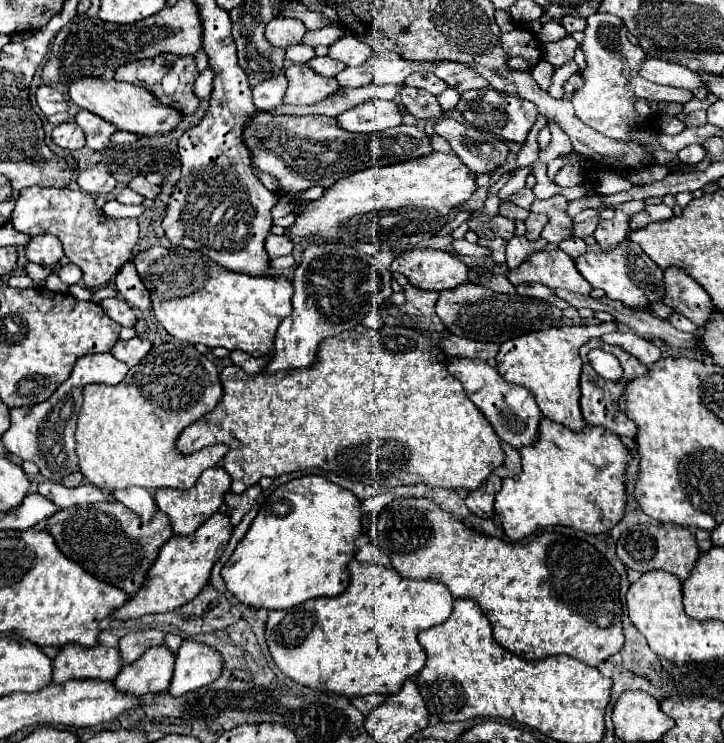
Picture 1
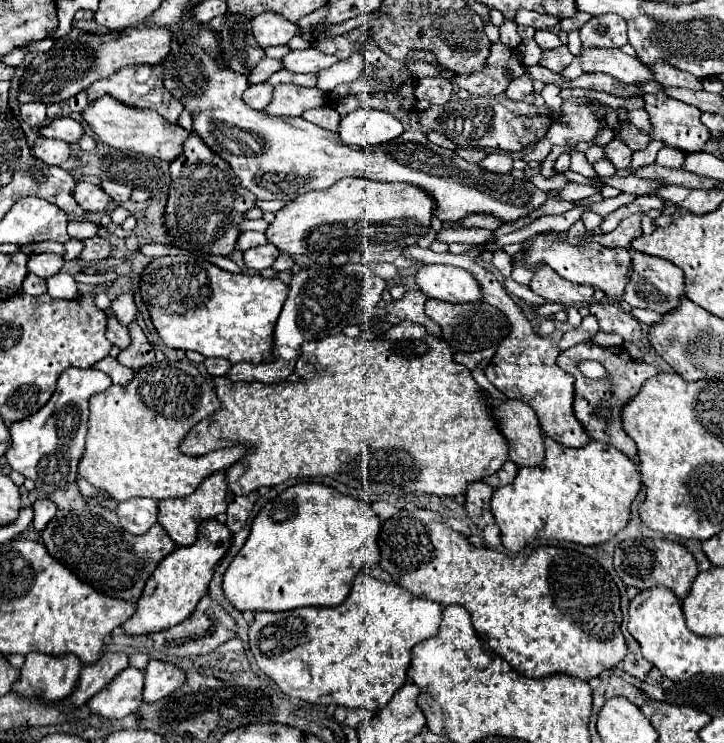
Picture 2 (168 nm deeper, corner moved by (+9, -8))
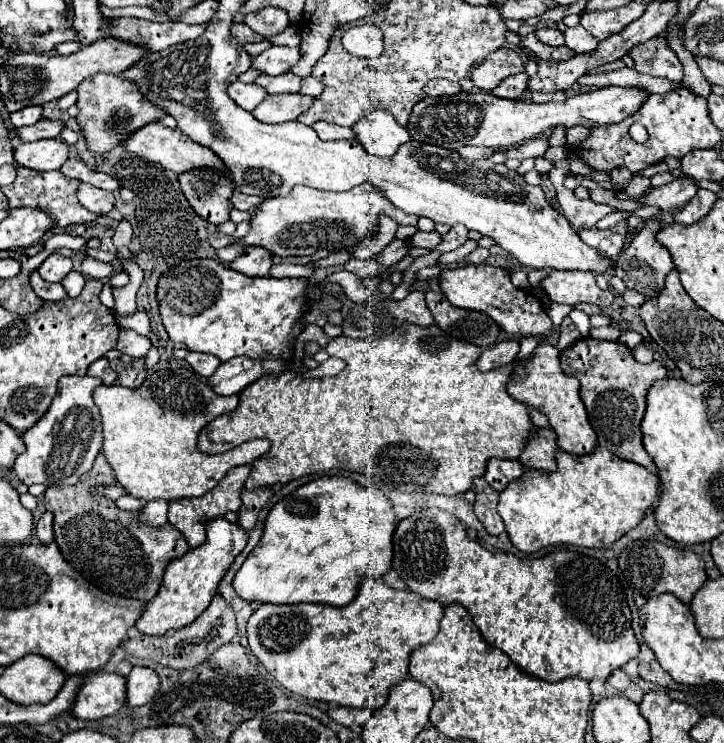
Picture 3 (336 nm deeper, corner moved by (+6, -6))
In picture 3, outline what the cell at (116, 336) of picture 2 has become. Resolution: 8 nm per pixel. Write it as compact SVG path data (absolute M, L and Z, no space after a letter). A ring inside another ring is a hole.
M122 330L120 338L118 338L118 350L122 354L128 354L134 360L142 360L146 358L148 350L152 348L152 342L146 336L136 334L134 330Z

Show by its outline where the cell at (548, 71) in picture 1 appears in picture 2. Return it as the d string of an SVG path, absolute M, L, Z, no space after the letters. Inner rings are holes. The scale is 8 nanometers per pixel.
M523 74L521 78L515 78L515 80L509 84L509 88L505 90L505 96L511 98L511 100L523 100L523 98L527 98L531 92L533 92L533 80L531 80L527 74Z

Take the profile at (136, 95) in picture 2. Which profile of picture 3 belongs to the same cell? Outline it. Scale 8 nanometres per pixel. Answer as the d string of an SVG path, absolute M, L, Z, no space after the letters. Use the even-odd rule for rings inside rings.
M116 74L90 76L76 88L76 92L78 92L76 122L88 148L96 154L110 152L112 148L122 144L128 136L132 136L132 132L140 130L150 122L158 122L162 116L166 116L166 112L148 102L132 82L126 82Z

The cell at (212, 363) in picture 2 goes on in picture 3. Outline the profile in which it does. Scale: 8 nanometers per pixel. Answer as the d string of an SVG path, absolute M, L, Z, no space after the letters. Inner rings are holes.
M188 352L186 362L192 366L192 370L198 376L212 376L216 366L220 366L220 360L210 354L200 354L200 352Z

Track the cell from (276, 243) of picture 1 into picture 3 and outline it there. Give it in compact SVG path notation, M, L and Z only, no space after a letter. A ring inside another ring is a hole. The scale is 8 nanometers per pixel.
M246 248L236 260L230 262L232 270L238 270L248 276L268 276L272 266L272 254L264 248Z

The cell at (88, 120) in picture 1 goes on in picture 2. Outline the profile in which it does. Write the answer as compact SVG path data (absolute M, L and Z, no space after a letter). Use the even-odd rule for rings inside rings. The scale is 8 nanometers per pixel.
M67 116L55 118L47 126L43 126L39 132L41 132L41 136L59 138L59 140L65 140L69 144L77 144L85 134L85 130L81 128L81 122L77 122L73 118L67 118Z

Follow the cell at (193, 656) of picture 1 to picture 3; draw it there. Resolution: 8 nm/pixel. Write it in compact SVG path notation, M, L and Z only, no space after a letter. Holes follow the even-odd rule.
M134 666L126 678L126 702L128 706L142 706L156 694L160 686L158 674L152 668Z

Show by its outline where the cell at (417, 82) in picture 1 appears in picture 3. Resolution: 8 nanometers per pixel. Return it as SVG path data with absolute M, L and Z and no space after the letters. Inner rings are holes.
M436 78L436 80L428 82L426 88L424 88L426 96L434 96L434 98L438 98L438 96L454 96L460 90L462 88L460 88L458 82L450 82L450 80L444 80L444 78Z

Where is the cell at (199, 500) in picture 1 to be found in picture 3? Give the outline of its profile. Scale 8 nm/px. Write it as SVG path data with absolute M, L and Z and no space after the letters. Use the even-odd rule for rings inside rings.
M236 466L232 468L220 482L214 490L206 492L202 498L184 498L184 500L176 500L176 502L170 502L170 508L168 508L168 522L178 528L188 544L192 548L204 544L206 540L206 524L212 520L212 518L218 518L218 516L224 516L228 510L230 512L238 512L240 506L242 506L242 500L240 500L240 492L244 488L244 482L246 478L250 476L250 466Z

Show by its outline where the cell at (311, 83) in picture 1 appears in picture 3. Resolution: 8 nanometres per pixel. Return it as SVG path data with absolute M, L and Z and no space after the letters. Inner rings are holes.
M276 94L266 96L254 110L254 118L268 124L280 124L288 120L296 120L302 112L310 108L314 98L308 98L304 94Z

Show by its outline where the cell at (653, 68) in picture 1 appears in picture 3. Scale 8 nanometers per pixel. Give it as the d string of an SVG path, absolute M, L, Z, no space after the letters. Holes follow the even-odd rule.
M580 26L566 28L564 36L566 36L566 46L578 54L580 52L592 52L598 46L598 40L594 36L590 36L588 32L584 32L584 28L580 28Z

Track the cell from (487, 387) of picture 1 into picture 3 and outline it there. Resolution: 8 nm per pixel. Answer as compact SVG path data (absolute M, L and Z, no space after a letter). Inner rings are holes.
M542 430L528 440L524 452L520 454L518 462L524 464L528 470L542 470L542 472L554 472L556 470L556 434L554 430Z

